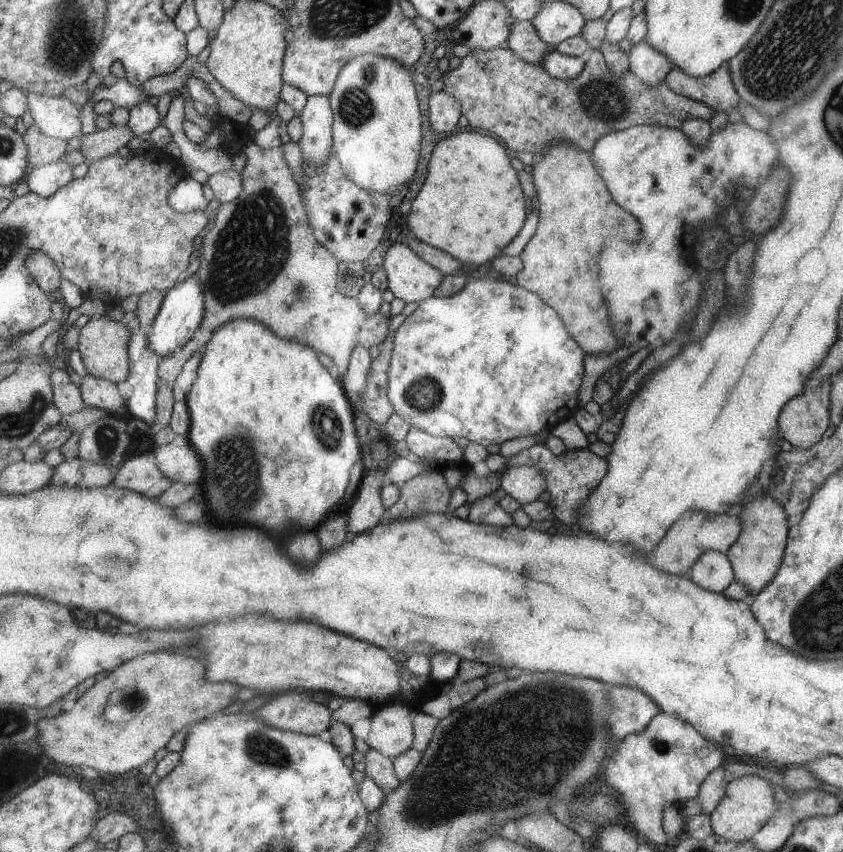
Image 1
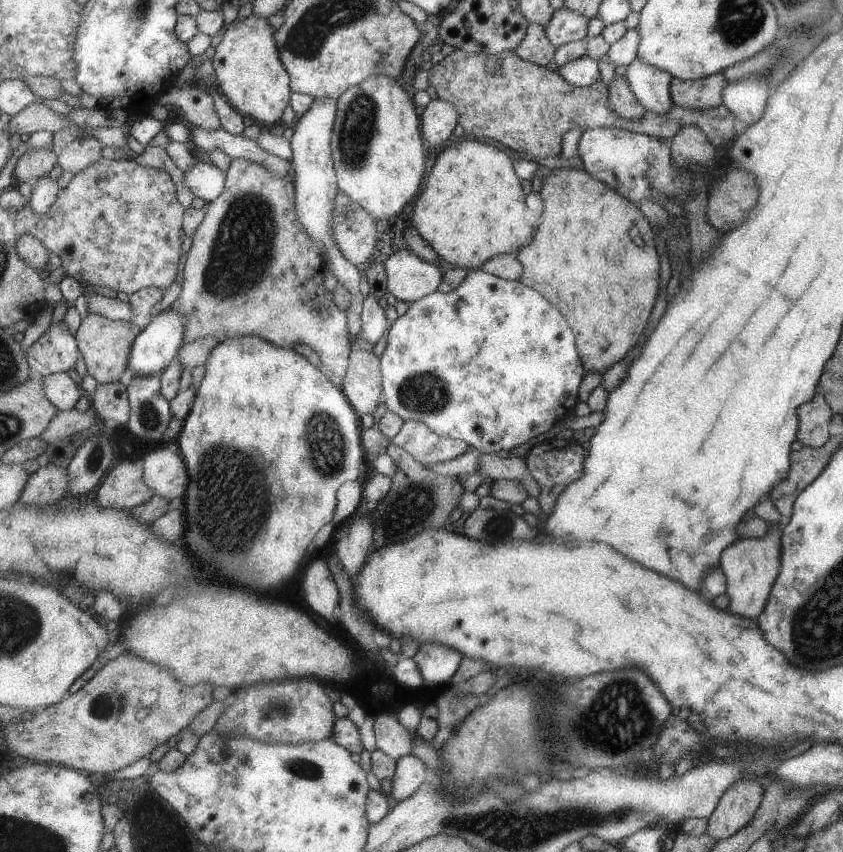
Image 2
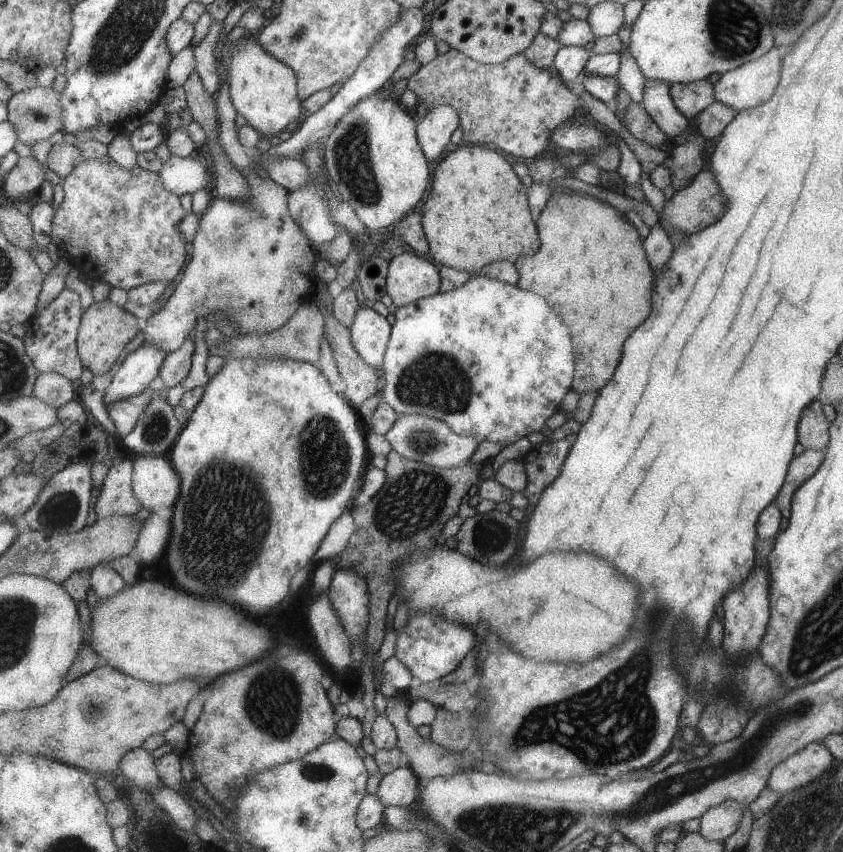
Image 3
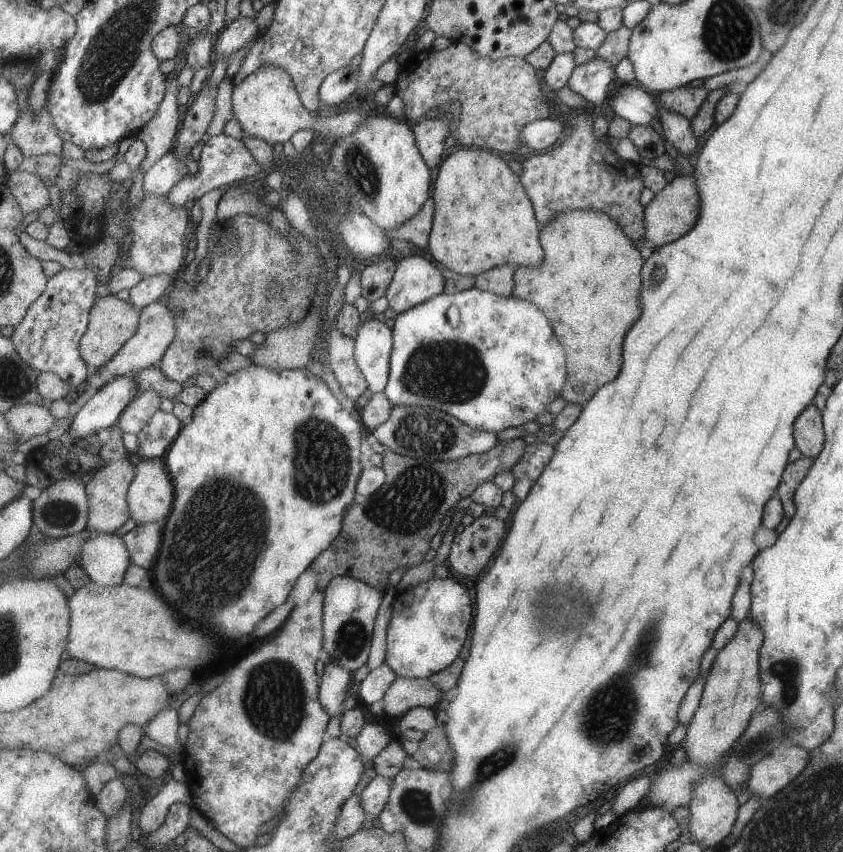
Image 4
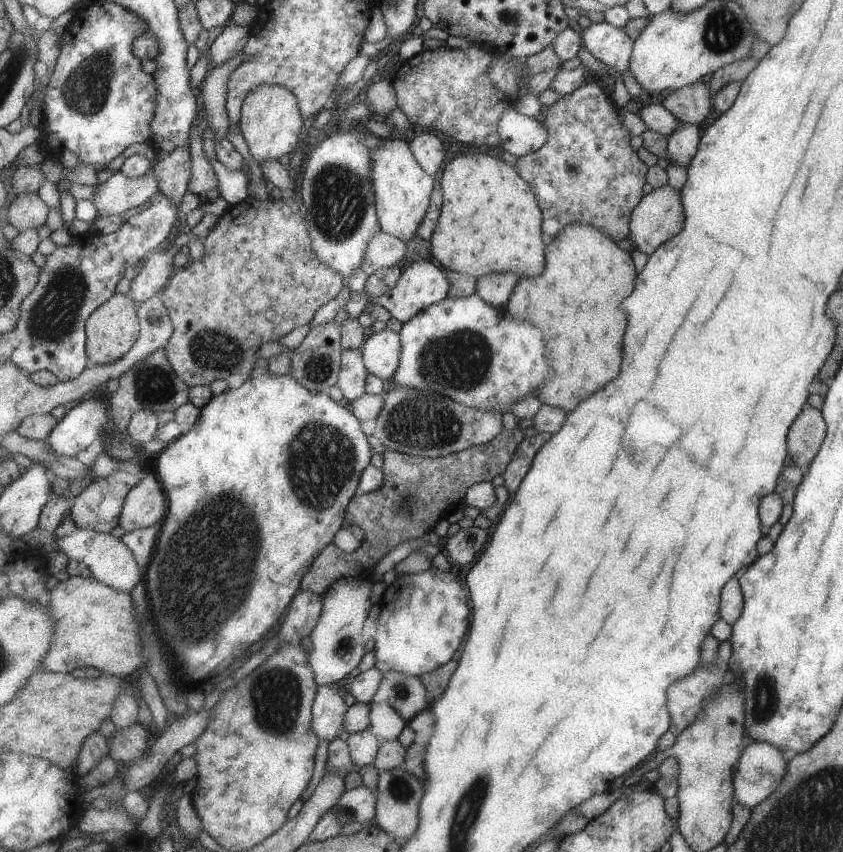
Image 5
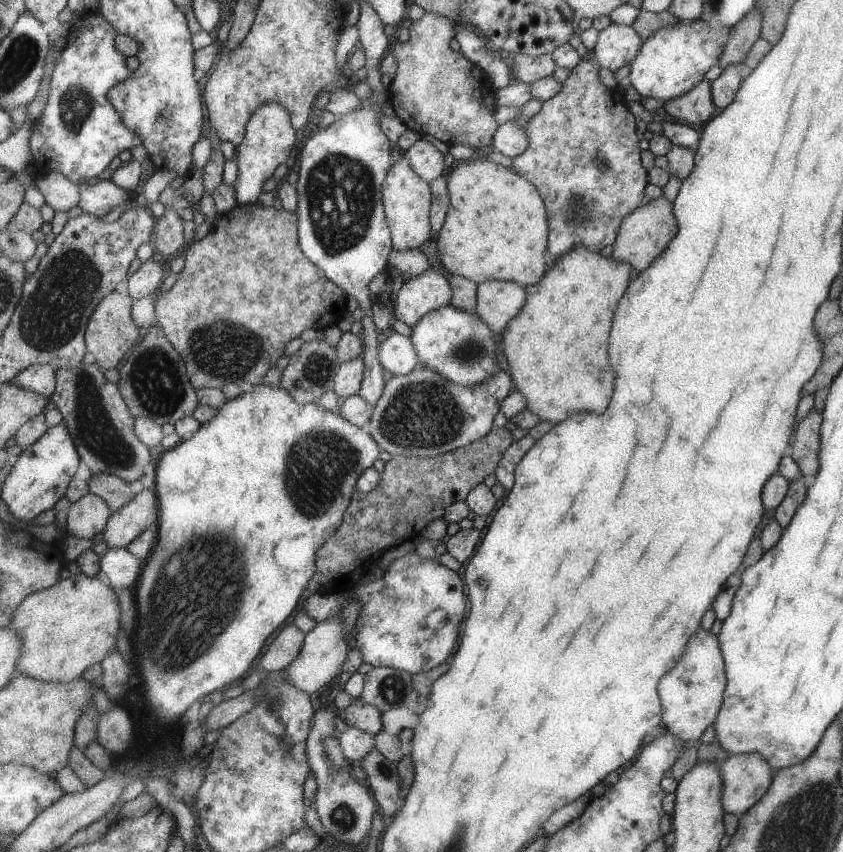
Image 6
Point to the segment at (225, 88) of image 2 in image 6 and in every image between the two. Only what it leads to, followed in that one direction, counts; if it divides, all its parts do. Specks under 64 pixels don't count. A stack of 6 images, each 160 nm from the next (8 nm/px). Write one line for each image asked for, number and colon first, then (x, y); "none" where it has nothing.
3: (264, 90)
4: (267, 104)
5: (272, 124)
6: (270, 138)

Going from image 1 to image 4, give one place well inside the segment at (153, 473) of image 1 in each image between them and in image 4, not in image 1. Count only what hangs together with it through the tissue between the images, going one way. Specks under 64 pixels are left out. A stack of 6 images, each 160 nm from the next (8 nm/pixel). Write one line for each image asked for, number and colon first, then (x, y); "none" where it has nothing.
2: (124, 488)
3: (117, 497)
4: (108, 487)

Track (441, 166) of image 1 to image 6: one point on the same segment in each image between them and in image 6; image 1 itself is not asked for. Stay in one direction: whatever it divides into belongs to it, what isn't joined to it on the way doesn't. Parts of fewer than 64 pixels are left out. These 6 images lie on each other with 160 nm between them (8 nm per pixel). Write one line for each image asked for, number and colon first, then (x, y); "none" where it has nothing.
2: (473, 208)
3: (477, 212)
4: (484, 218)
5: (505, 233)
6: (498, 229)

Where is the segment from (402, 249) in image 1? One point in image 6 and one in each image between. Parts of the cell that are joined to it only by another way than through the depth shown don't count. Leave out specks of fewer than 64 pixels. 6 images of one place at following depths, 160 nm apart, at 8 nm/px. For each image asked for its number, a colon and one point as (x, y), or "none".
2: (410, 278)
3: (412, 277)
4: (418, 279)
5: (423, 283)
6: (420, 295)

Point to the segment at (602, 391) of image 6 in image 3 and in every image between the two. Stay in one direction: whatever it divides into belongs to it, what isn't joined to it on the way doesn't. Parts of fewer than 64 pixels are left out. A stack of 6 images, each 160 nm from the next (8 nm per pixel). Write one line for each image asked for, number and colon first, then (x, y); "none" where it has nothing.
3: (591, 267)
4: (588, 285)
5: (576, 299)

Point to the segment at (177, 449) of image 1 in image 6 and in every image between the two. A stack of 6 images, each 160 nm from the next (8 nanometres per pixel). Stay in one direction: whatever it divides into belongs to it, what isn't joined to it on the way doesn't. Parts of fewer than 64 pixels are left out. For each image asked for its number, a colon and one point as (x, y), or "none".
2: (165, 470)
3: (157, 484)
4: (151, 497)
5: (147, 504)
6: (128, 522)

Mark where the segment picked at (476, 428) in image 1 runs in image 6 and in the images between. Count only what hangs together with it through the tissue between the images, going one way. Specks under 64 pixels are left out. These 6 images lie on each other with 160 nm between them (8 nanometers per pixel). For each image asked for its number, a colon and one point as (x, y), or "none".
2: (493, 363)
3: (492, 360)
4: (494, 362)
5: (465, 348)
6: (460, 345)

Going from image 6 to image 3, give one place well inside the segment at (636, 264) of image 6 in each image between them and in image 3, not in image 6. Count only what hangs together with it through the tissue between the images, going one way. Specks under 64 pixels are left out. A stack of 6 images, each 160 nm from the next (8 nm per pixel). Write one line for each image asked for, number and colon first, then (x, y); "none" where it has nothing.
3: (700, 203)
4: (673, 210)
5: (659, 215)

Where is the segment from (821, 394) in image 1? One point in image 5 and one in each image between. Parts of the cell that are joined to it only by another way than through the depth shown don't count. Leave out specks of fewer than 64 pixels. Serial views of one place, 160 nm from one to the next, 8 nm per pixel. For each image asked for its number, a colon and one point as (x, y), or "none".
2: (814, 415)
3: (814, 430)
4: (808, 431)
5: (806, 436)

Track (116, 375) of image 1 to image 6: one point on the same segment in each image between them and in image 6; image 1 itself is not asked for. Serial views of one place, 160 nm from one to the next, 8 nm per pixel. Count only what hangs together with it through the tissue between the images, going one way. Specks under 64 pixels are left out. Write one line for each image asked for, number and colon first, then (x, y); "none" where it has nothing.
2: (105, 344)
3: (107, 328)
4: (113, 321)
5: (113, 328)
6: (112, 332)

